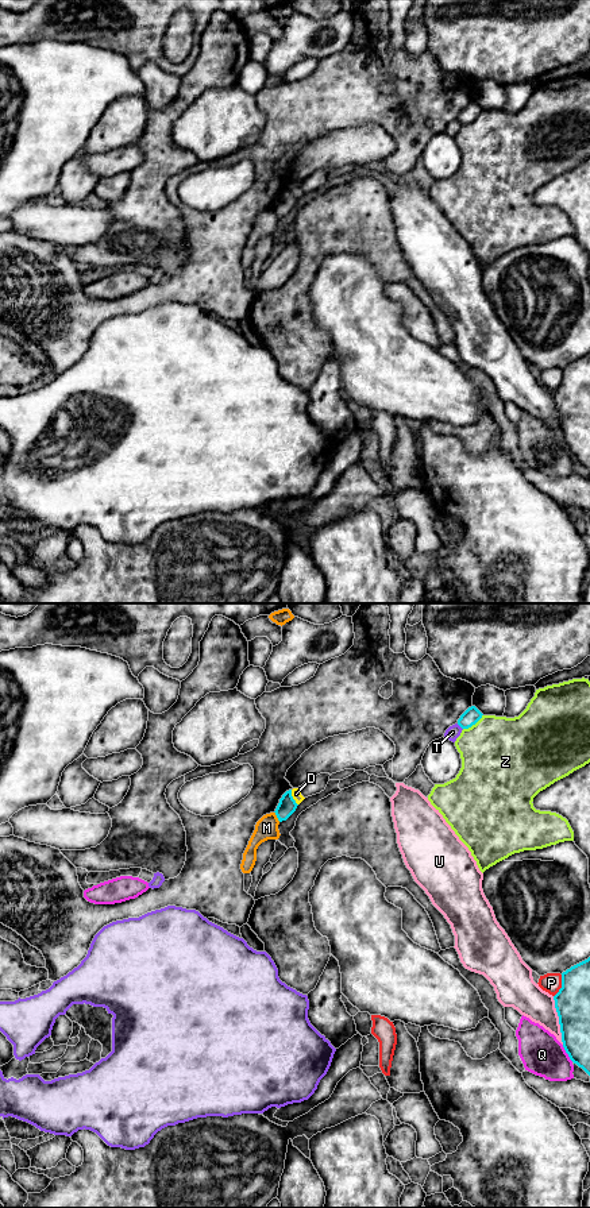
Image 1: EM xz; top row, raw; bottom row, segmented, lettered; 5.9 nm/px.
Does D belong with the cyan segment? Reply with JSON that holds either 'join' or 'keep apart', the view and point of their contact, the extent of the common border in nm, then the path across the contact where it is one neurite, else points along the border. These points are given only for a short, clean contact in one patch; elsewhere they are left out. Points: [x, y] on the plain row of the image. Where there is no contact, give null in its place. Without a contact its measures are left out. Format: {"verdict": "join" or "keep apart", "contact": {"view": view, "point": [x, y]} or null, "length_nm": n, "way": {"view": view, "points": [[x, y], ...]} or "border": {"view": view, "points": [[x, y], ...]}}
{"verdict": "keep apart", "contact": {"view": "xz", "point": [292, 193]}, "length_nm": 100, "border": {"view": "xz", "points": [[290, 185], [290, 190], [297, 200]]}}

